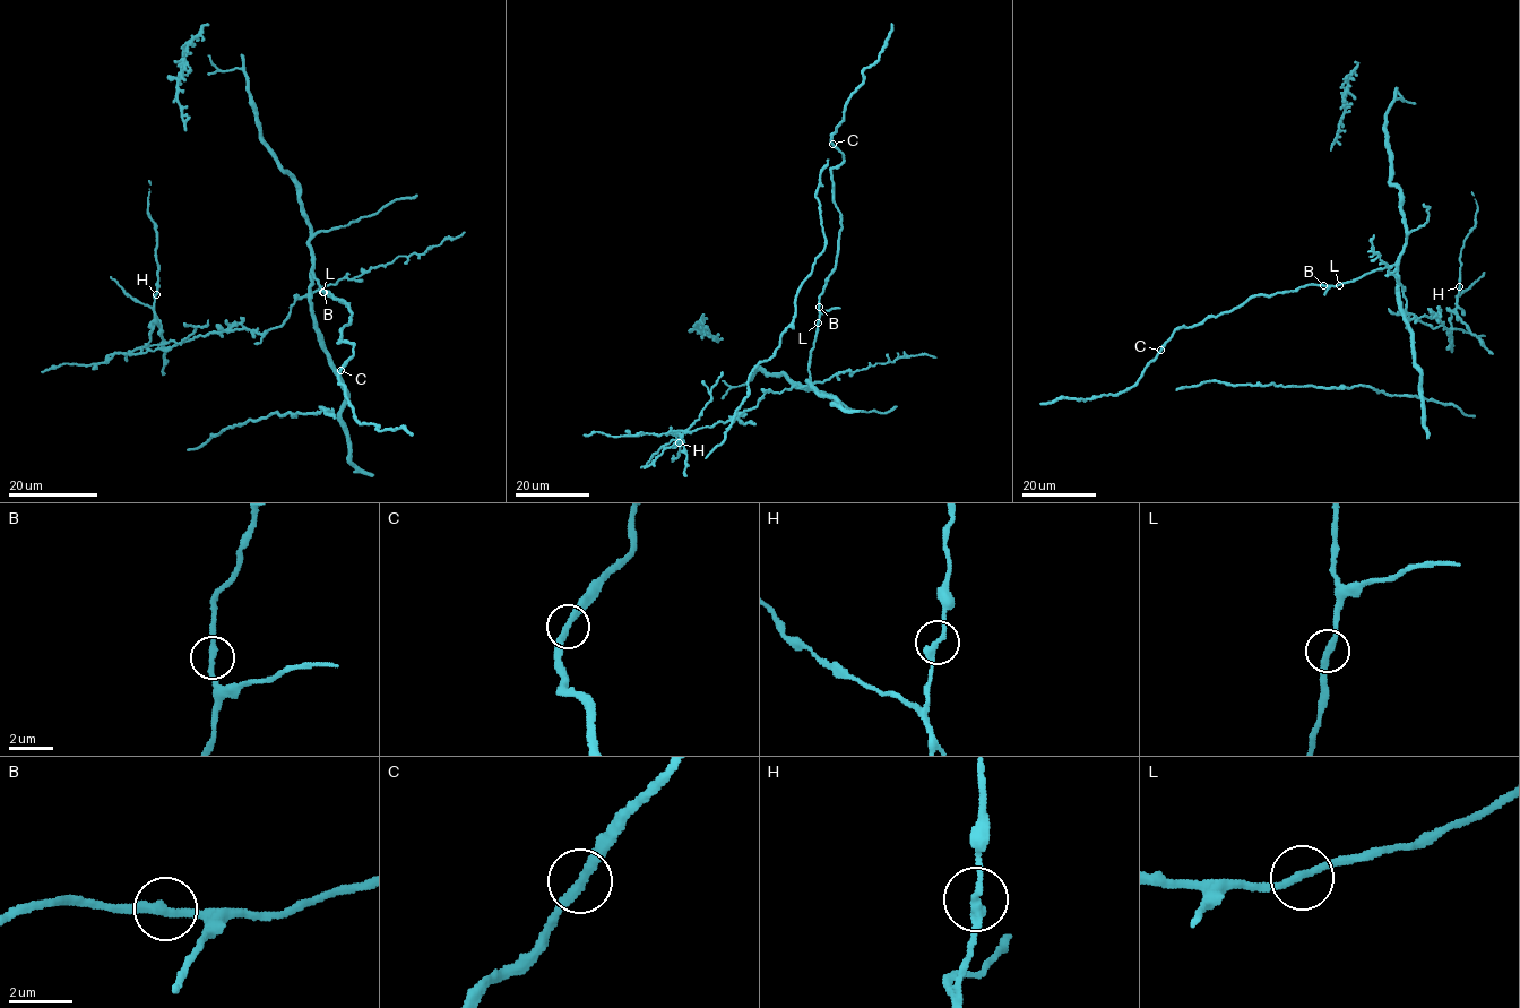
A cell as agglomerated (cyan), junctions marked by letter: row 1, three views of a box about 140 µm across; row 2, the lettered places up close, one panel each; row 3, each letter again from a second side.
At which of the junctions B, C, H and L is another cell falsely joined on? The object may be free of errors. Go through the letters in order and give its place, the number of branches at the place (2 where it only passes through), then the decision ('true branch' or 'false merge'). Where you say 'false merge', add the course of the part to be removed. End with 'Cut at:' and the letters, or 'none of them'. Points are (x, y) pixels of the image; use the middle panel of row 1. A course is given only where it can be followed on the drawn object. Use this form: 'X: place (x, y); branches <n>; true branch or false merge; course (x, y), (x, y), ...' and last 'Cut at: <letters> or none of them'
B: place (819, 307); branches 2; true branch
C: place (832, 144); branches 2; true branch
H: place (679, 442); branches 2; false merge
L: place (818, 322); branches 2; true branch
Cut at: H

